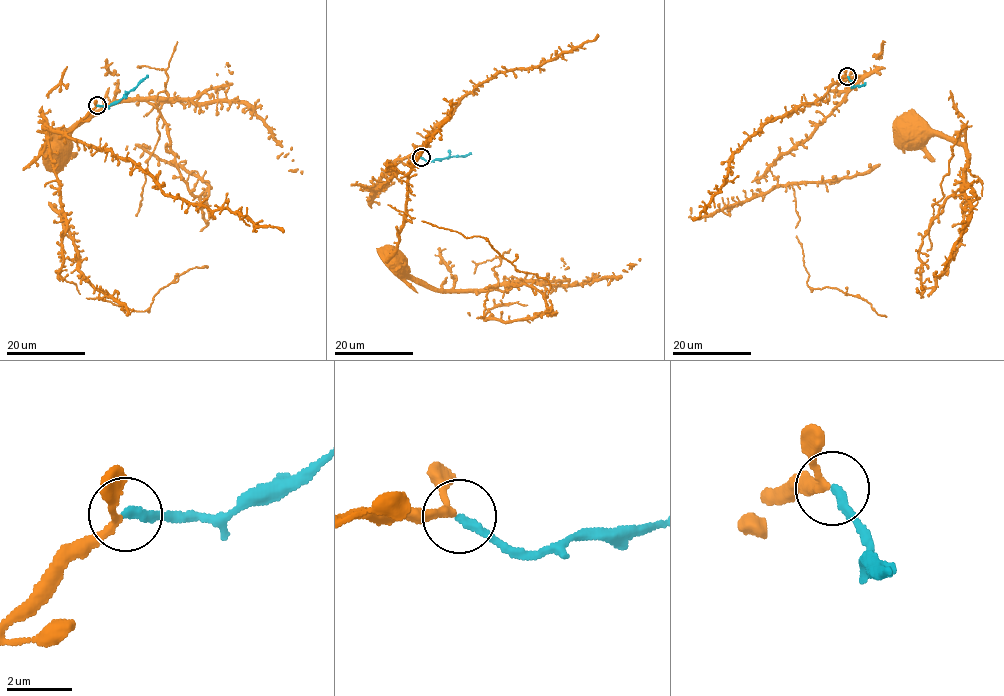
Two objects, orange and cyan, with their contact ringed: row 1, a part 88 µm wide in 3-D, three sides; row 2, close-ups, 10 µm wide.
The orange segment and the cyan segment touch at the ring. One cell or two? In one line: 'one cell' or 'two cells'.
one cell

